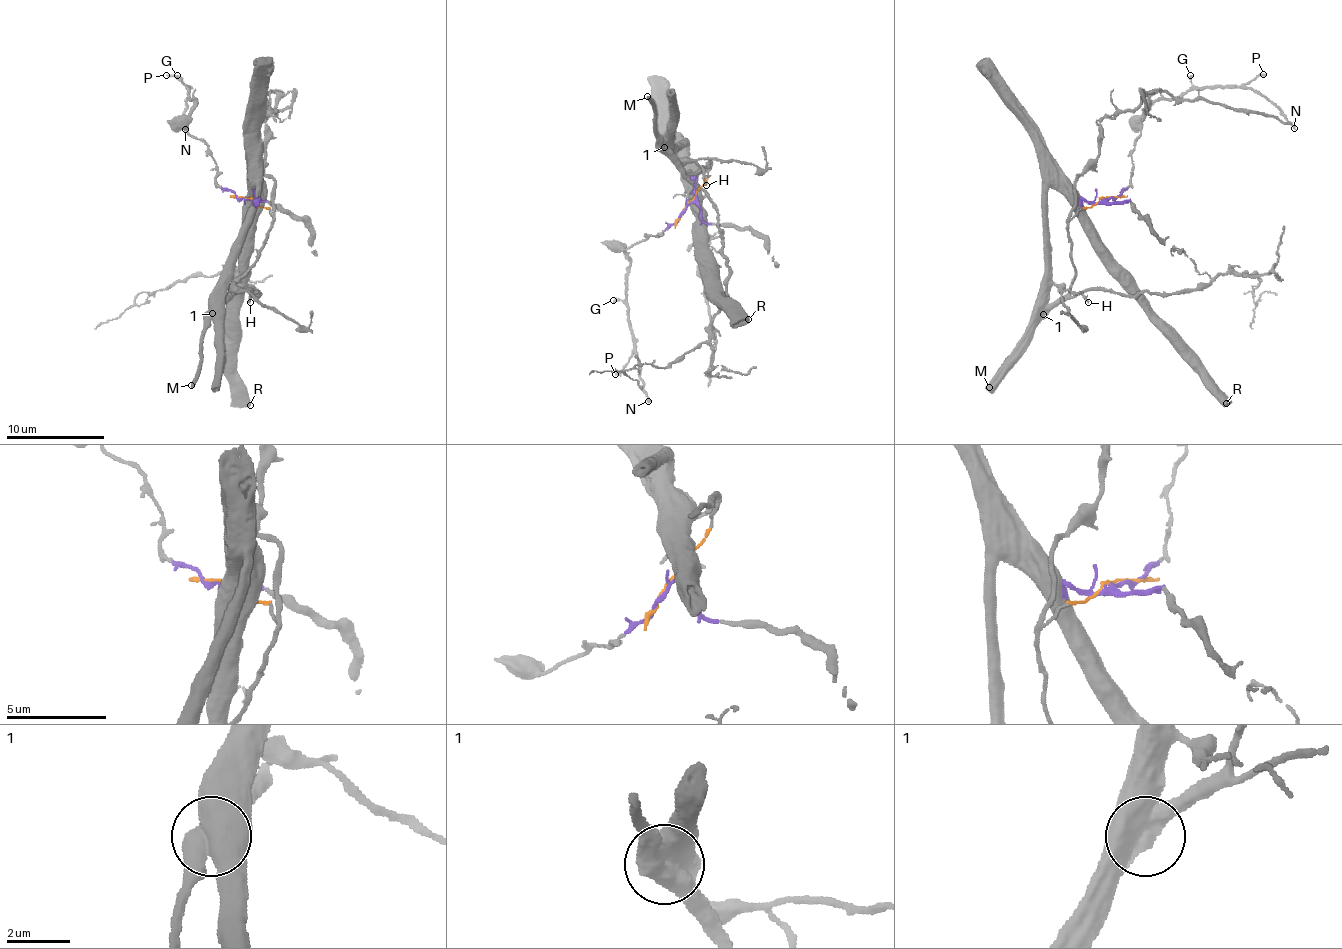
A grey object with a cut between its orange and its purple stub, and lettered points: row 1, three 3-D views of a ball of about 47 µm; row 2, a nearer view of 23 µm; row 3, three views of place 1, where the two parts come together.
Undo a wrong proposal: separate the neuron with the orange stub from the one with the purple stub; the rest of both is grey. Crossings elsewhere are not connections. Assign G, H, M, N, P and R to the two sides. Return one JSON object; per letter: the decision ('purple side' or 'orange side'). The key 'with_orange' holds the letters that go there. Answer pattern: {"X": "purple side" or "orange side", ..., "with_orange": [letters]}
{"G": "purple side", "H": "purple side", "M": "orange side", "N": "purple side", "P": "purple side", "R": "purple side", "with_orange": ["M"]}

